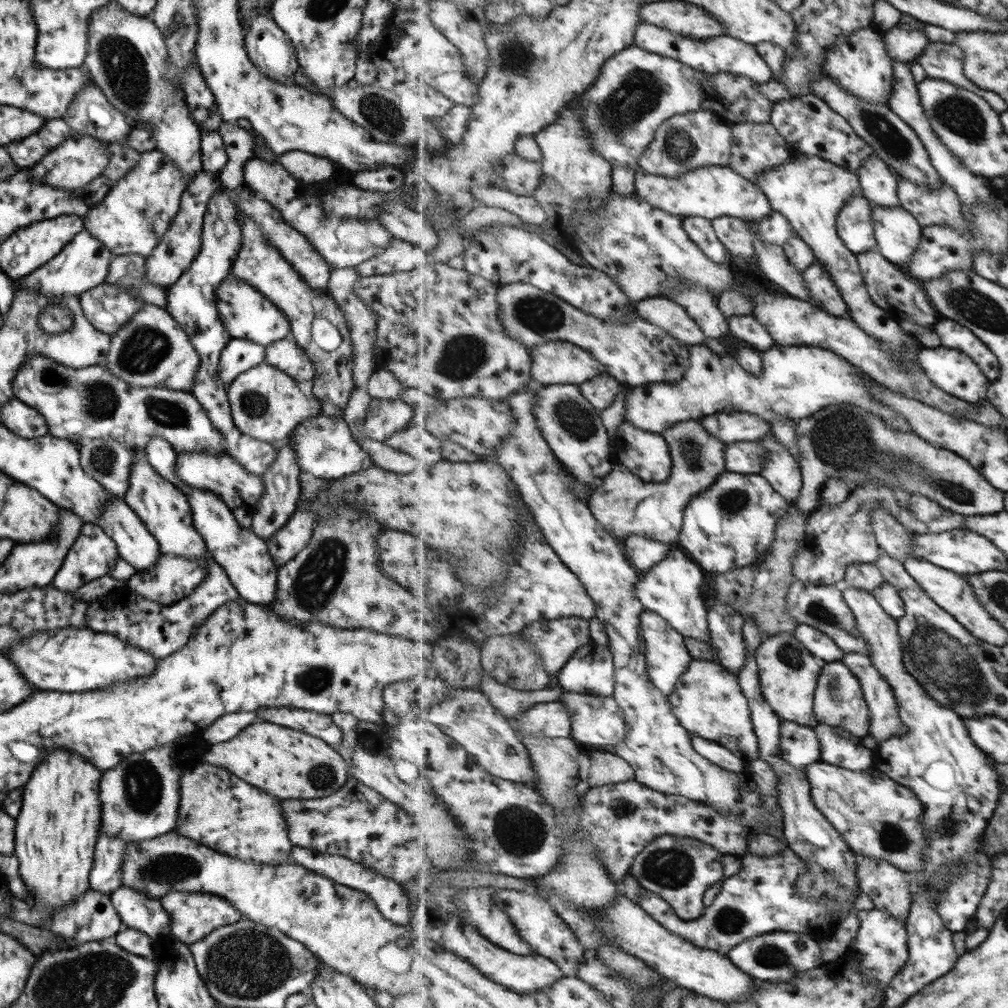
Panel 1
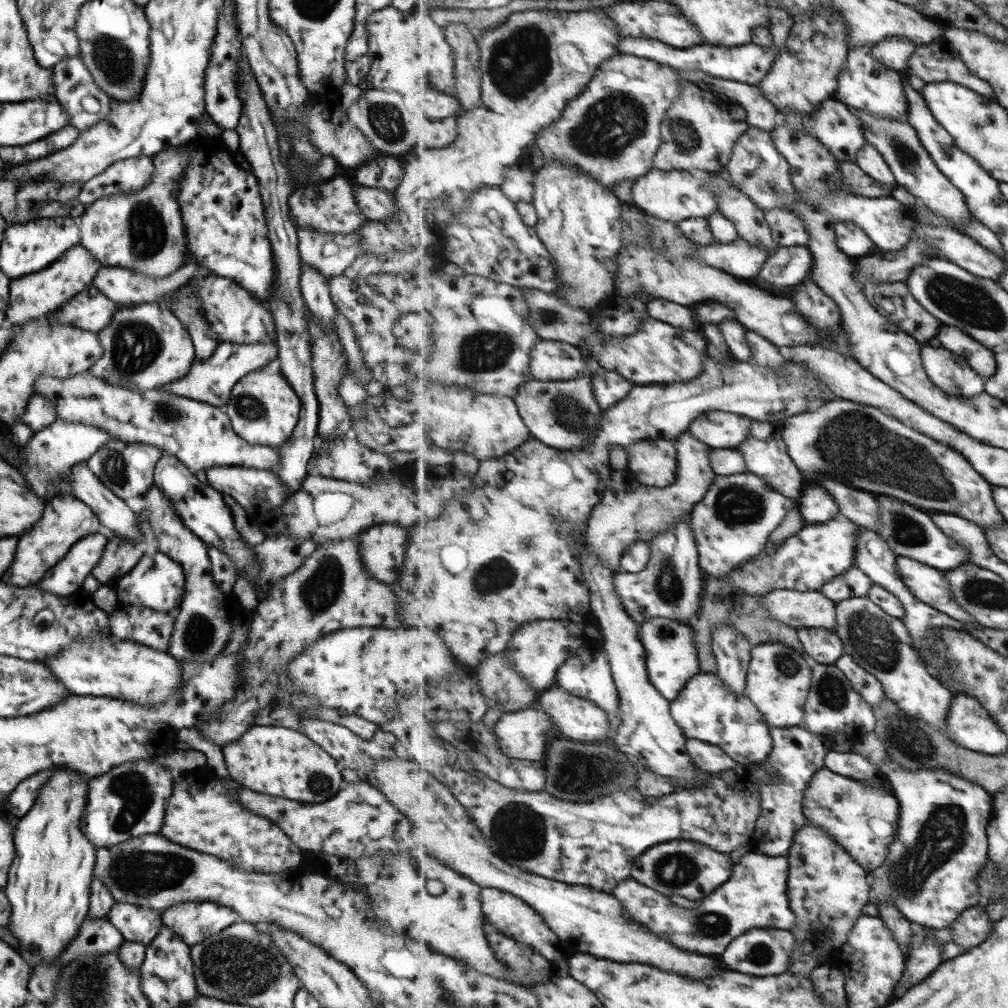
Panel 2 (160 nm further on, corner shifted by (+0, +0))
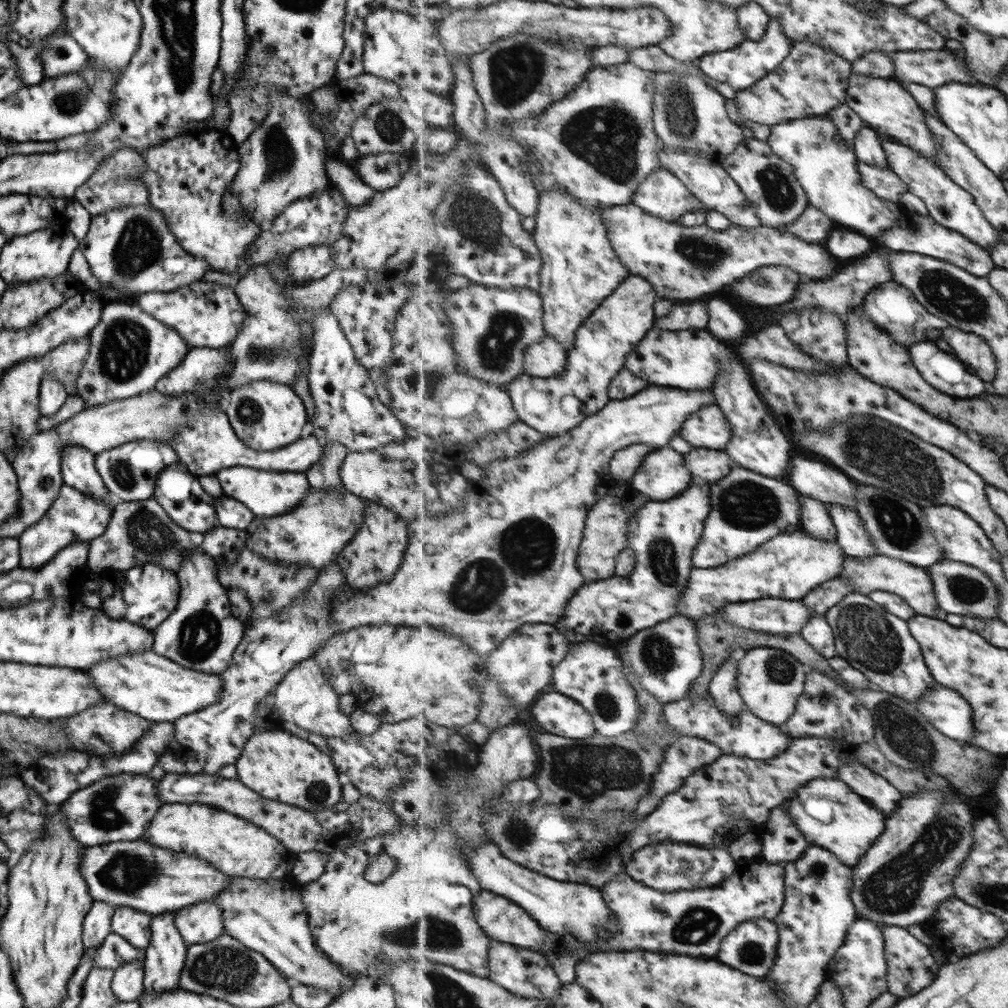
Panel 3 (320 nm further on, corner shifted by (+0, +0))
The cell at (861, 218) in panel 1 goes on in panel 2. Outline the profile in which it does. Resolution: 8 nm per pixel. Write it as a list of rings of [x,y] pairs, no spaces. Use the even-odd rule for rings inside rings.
[[[847,220],[836,223],[836,239],[840,249],[852,258],[858,259],[865,257],[865,254],[873,254],[873,248],[877,248],[864,228]]]

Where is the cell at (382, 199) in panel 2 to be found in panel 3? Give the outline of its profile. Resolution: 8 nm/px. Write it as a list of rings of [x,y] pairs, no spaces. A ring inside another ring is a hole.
[[[327,156],[324,169],[330,186],[337,188],[351,207],[364,205],[375,194],[375,190],[367,186],[345,164],[341,164],[338,157]]]

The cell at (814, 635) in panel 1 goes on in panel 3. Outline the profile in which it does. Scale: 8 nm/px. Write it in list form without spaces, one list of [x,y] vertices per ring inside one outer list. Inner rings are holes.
[[[826,615],[813,616],[800,633],[806,642],[815,647],[823,657],[833,658],[838,656],[834,629],[826,619]]]

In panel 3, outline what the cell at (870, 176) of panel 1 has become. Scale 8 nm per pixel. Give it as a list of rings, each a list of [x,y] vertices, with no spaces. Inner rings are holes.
[[[871,126],[863,127],[854,138],[854,152],[859,162],[877,168],[890,167],[878,132]]]

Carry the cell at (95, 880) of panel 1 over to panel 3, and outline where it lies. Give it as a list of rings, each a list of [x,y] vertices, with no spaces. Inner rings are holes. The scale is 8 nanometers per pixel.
[[[93,900],[82,920],[82,949],[84,954],[94,954],[103,939],[111,933],[110,920],[114,907],[98,900]]]

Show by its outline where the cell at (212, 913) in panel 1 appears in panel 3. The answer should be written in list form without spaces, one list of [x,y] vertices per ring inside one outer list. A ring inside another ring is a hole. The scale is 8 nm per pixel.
[[[211,901],[181,907],[174,912],[173,922],[187,946],[209,942],[224,933],[220,908]]]

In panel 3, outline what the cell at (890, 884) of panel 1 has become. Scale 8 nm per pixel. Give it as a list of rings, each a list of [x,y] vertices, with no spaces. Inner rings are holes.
[[[884,926],[884,939],[886,942],[886,956],[889,965],[889,987],[894,996],[913,996],[919,994],[923,988],[931,986],[933,980],[939,976],[939,964],[931,953],[931,946],[921,942],[907,927]]]

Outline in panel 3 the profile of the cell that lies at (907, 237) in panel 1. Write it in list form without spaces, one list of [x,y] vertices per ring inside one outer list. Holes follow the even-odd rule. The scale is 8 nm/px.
[[[829,114],[773,125],[767,141],[782,160],[795,168],[810,204],[830,216],[838,227],[850,228],[874,240],[902,218],[904,209],[899,203],[882,199],[864,185],[854,148],[841,138]]]

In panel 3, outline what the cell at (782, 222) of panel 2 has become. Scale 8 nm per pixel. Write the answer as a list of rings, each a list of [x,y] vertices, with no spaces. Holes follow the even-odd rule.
[[[810,204],[799,220],[788,224],[782,230],[790,232],[808,243],[824,243],[836,227],[838,227],[837,223],[830,216]]]

